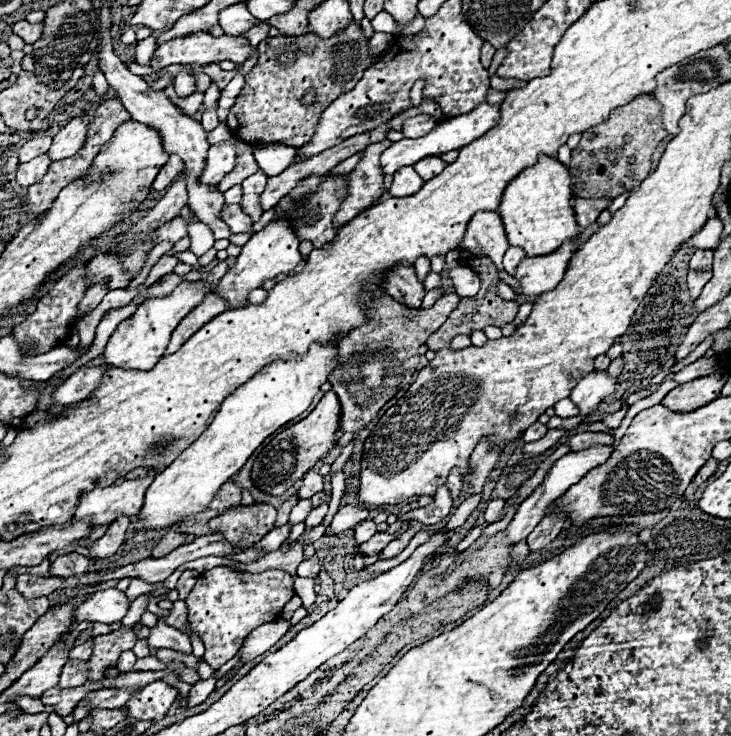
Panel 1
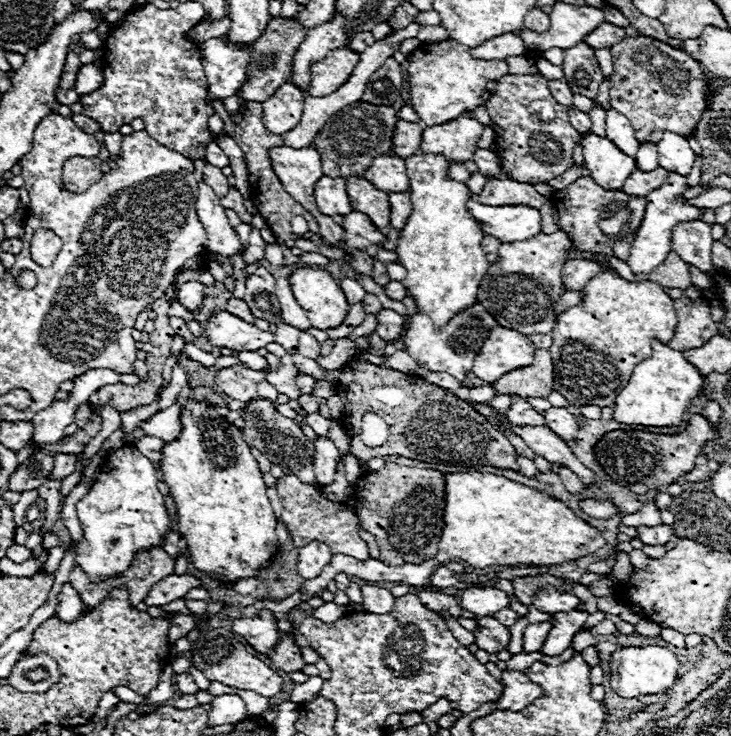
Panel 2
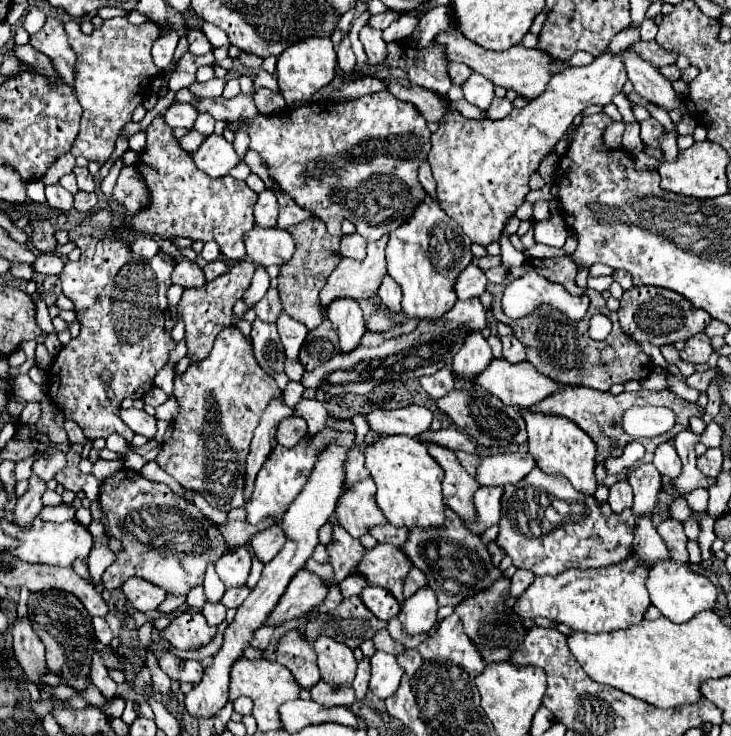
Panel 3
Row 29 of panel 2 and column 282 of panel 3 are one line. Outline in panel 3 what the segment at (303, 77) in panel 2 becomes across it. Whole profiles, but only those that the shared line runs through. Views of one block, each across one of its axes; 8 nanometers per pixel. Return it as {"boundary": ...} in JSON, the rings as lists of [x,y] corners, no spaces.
{"boundary":[[[286,312],[280,314],[278,322],[278,334],[280,334],[280,340],[284,344],[284,352],[286,352],[286,358],[288,360],[298,360],[298,354],[300,354],[300,348],[302,348],[302,342],[306,340],[306,326],[294,318],[290,318]]]}

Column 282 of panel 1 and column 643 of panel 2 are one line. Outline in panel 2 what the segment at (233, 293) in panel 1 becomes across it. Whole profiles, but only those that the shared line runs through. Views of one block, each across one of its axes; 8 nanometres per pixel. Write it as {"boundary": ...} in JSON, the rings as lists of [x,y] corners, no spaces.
{"boundary":[[[668,172],[666,182],[652,190],[646,196],[646,214],[642,220],[642,228],[638,228],[638,236],[634,238],[632,250],[630,250],[630,258],[626,260],[626,264],[632,268],[634,274],[638,272],[652,272],[658,264],[662,264],[662,260],[666,258],[666,252],[670,252],[670,238],[672,238],[672,228],[680,222],[692,222],[692,220],[700,220],[700,210],[698,206],[690,206],[688,200],[684,200],[684,192],[688,190],[688,176],[680,176],[676,172]]]}

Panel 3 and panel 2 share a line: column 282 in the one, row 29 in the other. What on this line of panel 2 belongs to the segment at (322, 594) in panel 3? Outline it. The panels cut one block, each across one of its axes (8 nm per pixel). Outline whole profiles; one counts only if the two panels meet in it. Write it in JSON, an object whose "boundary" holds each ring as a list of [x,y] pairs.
{"boundary":[[[602,22],[594,32],[590,32],[584,38],[584,42],[590,44],[590,48],[612,48],[622,38],[626,38],[624,28],[618,28],[618,26],[612,26],[608,22]]]}

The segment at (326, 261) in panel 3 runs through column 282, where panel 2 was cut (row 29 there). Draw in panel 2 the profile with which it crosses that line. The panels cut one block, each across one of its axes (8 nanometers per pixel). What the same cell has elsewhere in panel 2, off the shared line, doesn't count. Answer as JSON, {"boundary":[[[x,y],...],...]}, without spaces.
{"boundary":[[[274,16],[274,18],[268,20],[264,34],[256,42],[236,46],[236,48],[242,48],[242,50],[250,50],[250,56],[252,56],[252,62],[246,68],[248,80],[236,92],[236,98],[252,100],[252,102],[264,102],[284,82],[288,82],[288,78],[292,76],[292,58],[294,58],[298,46],[302,44],[302,40],[306,38],[306,34],[308,34],[308,30],[298,22],[298,16],[292,16],[290,20],[286,20],[284,16]]]}

